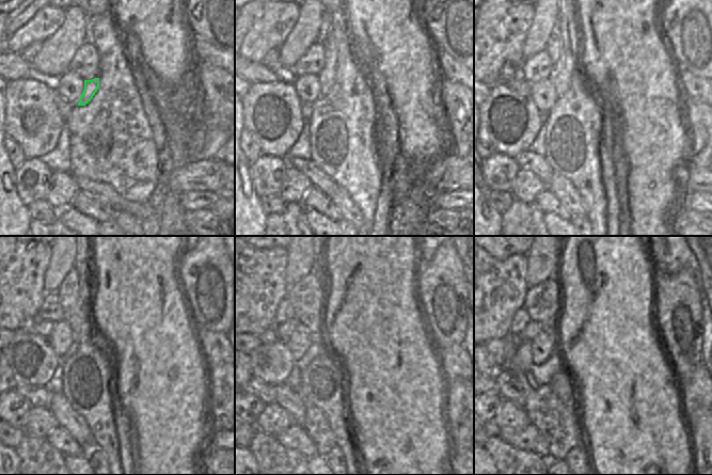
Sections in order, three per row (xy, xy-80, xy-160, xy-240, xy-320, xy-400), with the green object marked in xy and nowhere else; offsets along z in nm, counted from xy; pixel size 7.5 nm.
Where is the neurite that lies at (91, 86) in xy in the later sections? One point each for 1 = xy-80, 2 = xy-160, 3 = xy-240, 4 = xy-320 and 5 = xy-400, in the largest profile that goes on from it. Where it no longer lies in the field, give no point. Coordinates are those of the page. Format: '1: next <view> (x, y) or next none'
1: next xy-80 (334, 35)
2: next xy-160 (570, 32)
3: next xy-240 (83, 264)
4: next xy-320 (318, 268)
5: next xy-400 (555, 272)

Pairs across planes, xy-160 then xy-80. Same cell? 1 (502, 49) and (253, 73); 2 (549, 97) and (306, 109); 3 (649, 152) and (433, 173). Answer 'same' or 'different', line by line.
1: different
2: different
3: different

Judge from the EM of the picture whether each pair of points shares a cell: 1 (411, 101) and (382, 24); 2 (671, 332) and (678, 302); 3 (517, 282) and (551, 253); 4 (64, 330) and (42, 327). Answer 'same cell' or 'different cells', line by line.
1: same cell
2: same cell
3: different cells
4: different cells

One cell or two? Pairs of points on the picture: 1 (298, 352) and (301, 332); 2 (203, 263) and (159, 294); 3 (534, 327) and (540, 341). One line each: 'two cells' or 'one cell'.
1: one cell
2: two cells
3: two cells

